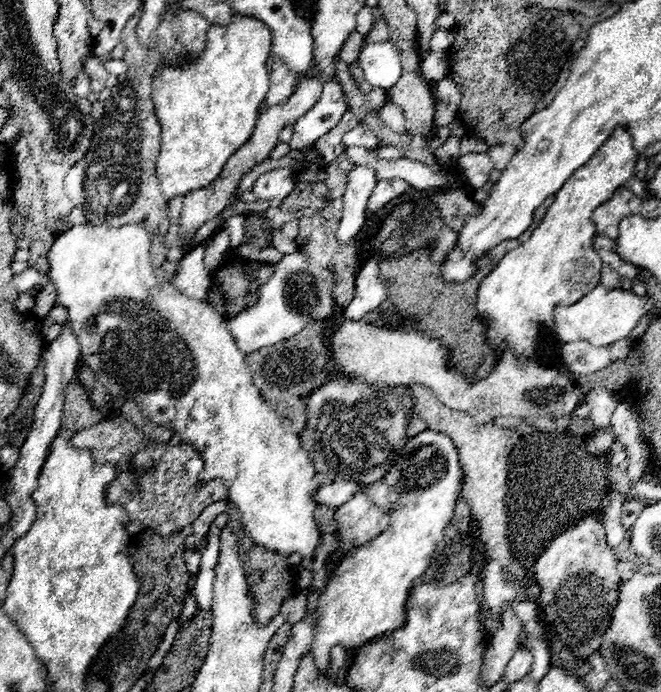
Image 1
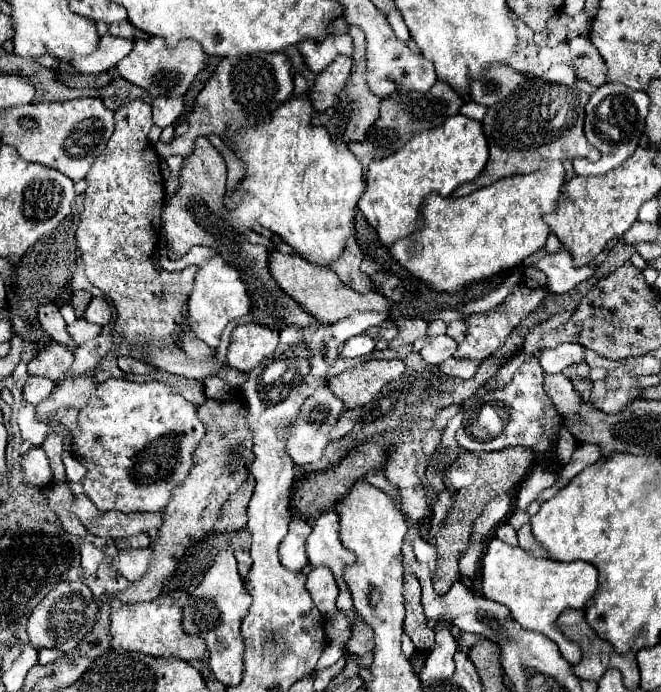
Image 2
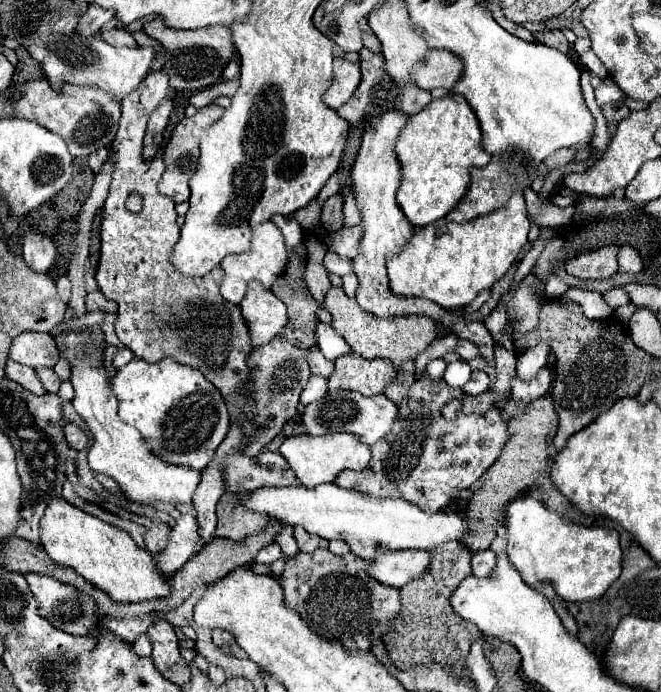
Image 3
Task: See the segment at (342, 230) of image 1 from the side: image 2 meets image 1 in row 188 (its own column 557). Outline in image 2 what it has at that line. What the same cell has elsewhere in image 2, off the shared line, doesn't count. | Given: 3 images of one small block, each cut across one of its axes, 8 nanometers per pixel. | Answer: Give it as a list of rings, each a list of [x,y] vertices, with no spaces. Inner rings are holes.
[[[560,344],[556,348],[542,348],[538,352],[538,362],[542,370],[548,374],[558,374],[566,366],[582,360],[584,360],[584,352],[580,344]]]

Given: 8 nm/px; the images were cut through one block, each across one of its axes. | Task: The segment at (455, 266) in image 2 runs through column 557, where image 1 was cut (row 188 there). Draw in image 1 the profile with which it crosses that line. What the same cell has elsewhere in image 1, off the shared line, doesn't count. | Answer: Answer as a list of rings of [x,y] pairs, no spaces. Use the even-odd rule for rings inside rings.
[[[236,14],[232,24],[212,26],[208,30],[202,58],[184,68],[160,68],[156,72],[152,92],[156,116],[160,120],[160,152],[156,160],[156,172],[166,200],[208,188],[220,176],[226,160],[252,138],[258,118],[258,106],[262,104],[270,88],[266,70],[270,40],[272,34],[260,20]]]

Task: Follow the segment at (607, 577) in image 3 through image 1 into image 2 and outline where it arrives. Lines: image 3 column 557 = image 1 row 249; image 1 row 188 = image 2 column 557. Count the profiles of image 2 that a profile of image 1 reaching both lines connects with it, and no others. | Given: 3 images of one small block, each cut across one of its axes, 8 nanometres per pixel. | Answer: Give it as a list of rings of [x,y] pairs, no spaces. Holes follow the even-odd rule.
[[[492,538],[482,556],[482,592],[486,598],[510,608],[516,622],[526,630],[542,632],[556,644],[562,632],[556,628],[556,618],[566,608],[584,608],[598,588],[598,570],[582,560],[558,562],[552,558],[538,558],[520,546],[510,546]]]

